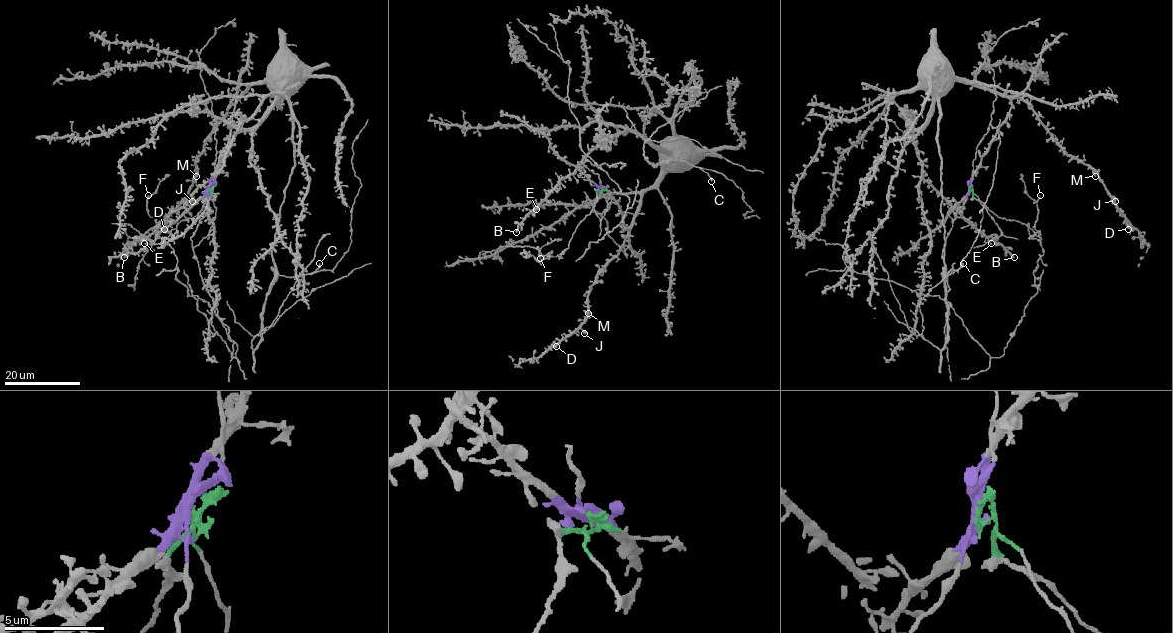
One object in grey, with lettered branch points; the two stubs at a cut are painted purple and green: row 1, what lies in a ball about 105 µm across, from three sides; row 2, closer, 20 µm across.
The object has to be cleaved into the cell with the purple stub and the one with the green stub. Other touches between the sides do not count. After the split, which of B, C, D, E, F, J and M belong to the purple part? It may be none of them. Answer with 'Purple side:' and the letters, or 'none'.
Purple side: B, C, D, E, J, M

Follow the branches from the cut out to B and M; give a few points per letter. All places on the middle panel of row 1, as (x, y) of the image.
B: (601, 187), (576, 169), (534, 208), (516, 232)
M: (601, 187), (620, 206), (628, 233), (620, 250), (598, 273), (588, 294), (588, 313)

